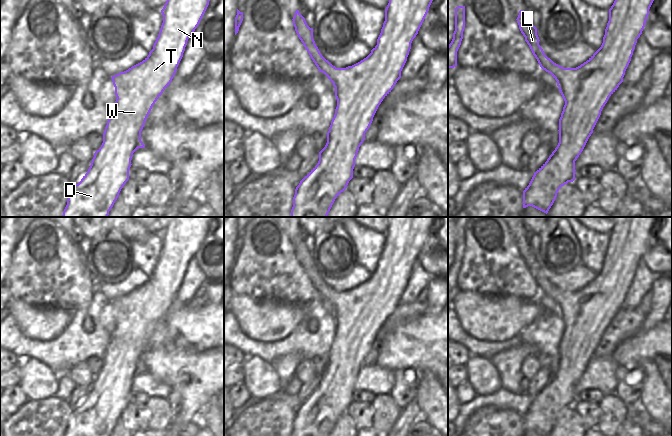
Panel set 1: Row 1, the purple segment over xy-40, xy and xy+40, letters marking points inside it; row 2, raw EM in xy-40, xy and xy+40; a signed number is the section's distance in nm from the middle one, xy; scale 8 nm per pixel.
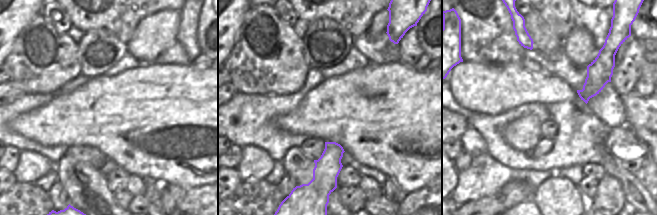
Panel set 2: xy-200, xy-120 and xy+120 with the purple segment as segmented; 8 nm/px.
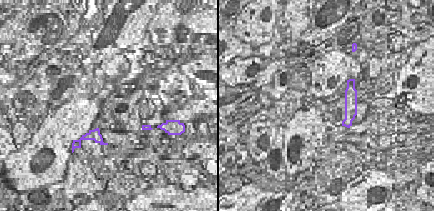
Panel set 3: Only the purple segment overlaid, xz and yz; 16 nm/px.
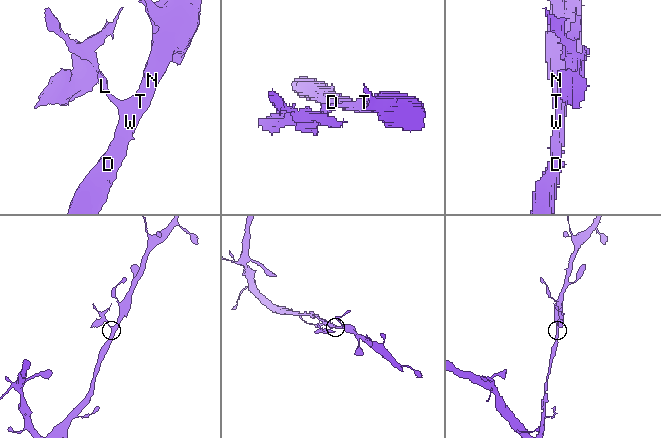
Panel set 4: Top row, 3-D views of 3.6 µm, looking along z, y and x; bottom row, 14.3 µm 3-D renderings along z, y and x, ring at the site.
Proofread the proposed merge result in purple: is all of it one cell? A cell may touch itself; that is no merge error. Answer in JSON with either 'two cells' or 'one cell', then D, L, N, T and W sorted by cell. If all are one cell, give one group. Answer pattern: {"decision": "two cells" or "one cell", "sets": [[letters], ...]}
{"decision": "two cells", "sets": [["D", "N", "T", "W"], ["L"]]}

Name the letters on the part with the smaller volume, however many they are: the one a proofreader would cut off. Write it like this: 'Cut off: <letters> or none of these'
Cut off: L

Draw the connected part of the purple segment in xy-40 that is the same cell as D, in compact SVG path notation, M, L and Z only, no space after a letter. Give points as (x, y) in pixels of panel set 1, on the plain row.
M169 217L169 221L161 234L163 247L149 279L142 286L111 301L117 323L111 333L111 339L103 357L103 367L94 377L87 397L78 408L72 411L67 423L67 429L63 436L109 436L111 434L119 421L121 413L129 404L129 393L132 389L131 383L133 377L138 372L145 372L145 369L141 365L141 355L145 349L145 345L153 329L175 300L177 291L183 281L187 265L199 249L209 229L209 225L214 218L215 217Z

